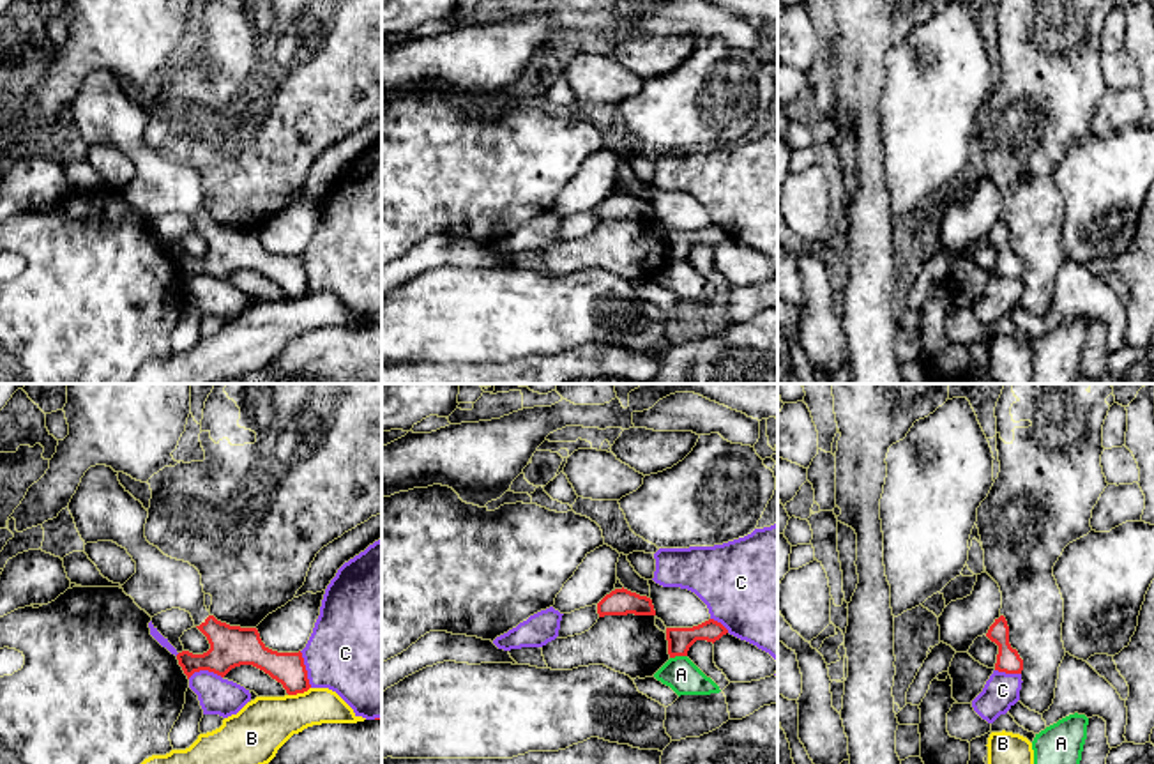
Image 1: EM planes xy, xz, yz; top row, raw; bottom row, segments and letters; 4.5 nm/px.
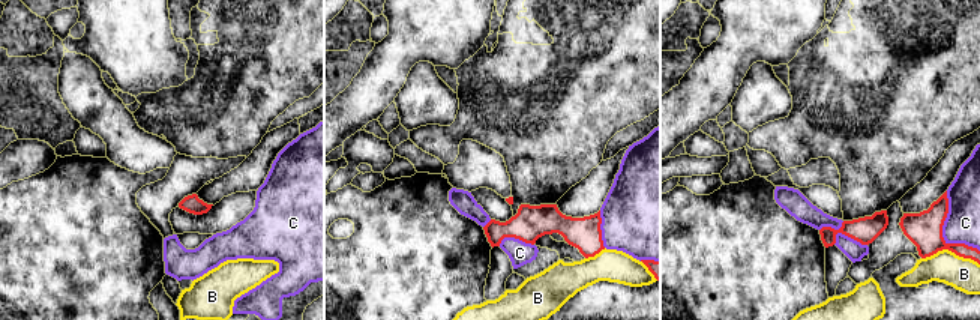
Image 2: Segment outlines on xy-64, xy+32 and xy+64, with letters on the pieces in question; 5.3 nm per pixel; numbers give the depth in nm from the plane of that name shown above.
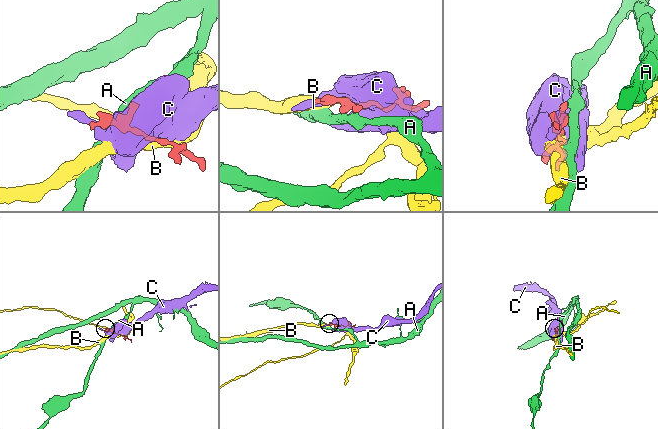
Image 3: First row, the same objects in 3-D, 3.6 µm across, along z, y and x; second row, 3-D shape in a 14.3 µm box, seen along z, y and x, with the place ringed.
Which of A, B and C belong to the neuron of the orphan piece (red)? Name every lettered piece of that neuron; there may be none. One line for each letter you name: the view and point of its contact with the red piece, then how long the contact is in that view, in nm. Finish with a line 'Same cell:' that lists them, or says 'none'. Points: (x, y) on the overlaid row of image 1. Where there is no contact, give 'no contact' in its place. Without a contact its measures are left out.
Same cell: none

